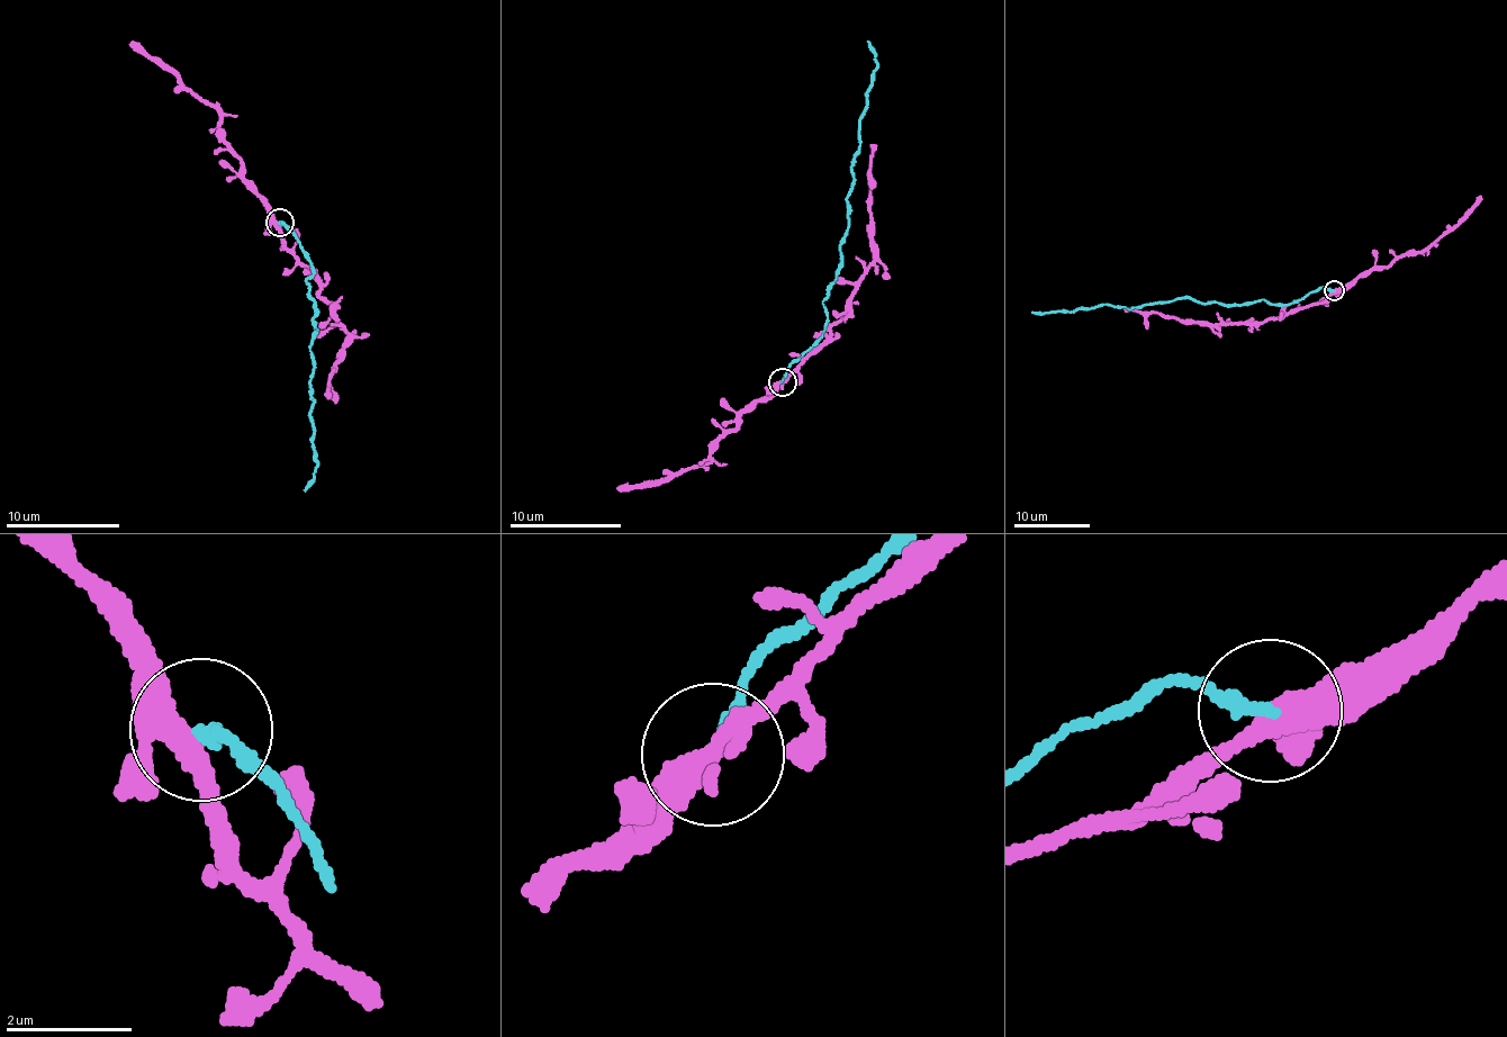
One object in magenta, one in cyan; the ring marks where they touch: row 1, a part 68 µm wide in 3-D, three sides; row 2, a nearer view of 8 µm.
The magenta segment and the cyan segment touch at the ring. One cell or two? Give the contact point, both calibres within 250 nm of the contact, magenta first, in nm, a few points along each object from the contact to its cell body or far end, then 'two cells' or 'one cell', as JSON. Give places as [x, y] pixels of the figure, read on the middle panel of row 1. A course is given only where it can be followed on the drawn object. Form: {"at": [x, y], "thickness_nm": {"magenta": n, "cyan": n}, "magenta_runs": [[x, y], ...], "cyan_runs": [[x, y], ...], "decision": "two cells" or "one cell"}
{"at": [782, 381], "thickness_nm": {"magenta": 360, "cyan": 220}, "magenta_runs": [[782, 381], [830, 335], [874, 259], [868, 162], [875, 143]], "cyan_runs": [[782, 381], [826, 328], [823, 297], [839, 265], [849, 212], [846, 196], [876, 66], [867, 41]], "decision": "two cells"}

